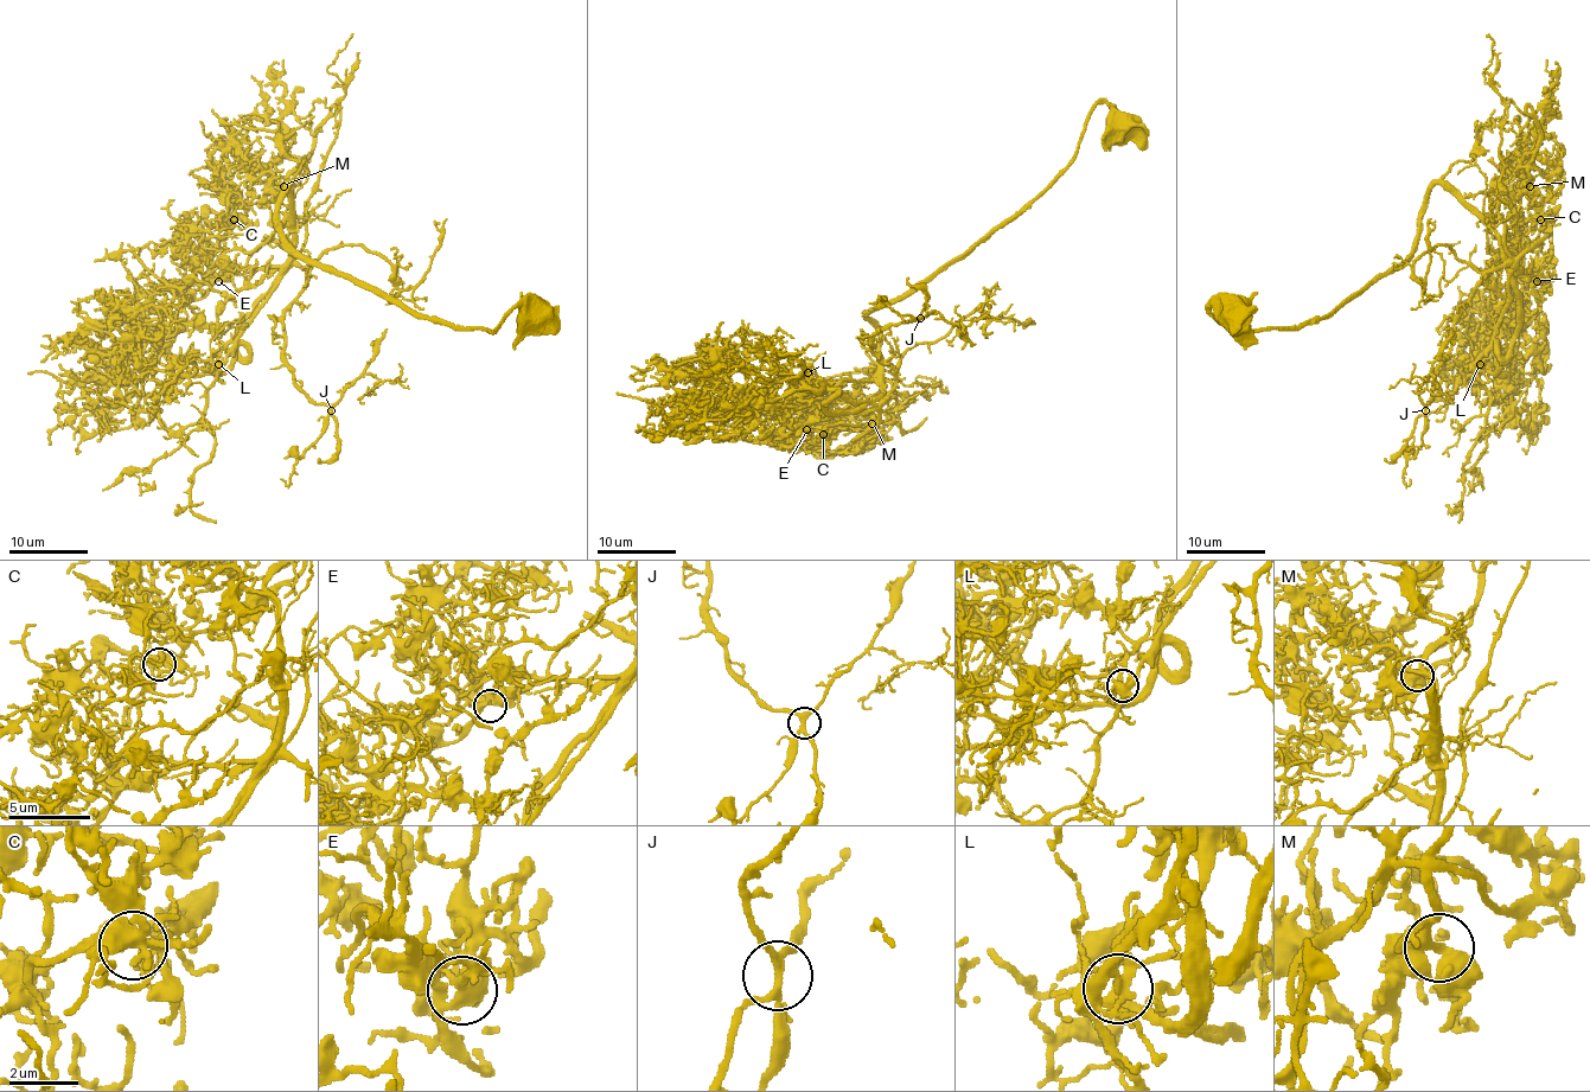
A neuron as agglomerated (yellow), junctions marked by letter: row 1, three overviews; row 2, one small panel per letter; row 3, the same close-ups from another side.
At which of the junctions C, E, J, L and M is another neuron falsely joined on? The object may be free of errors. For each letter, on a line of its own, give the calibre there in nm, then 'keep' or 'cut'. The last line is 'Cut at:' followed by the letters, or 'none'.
C: calibre 460 nm; keep
E: calibre 340 nm; keep
J: calibre 240 nm; keep
L: calibre 240 nm; cut
M: calibre 420 nm; keep
Cut at: L

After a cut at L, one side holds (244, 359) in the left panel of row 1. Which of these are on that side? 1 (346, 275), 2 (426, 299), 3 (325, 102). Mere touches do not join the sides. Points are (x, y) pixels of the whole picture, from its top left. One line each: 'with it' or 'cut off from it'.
1: with it
2: cut off from it
3: with it

